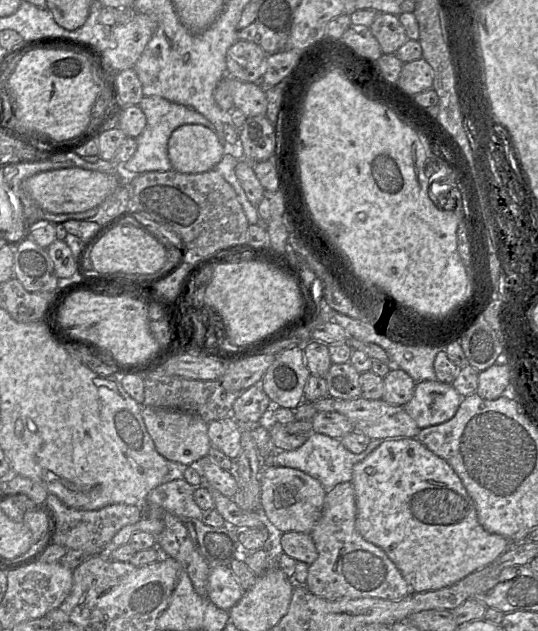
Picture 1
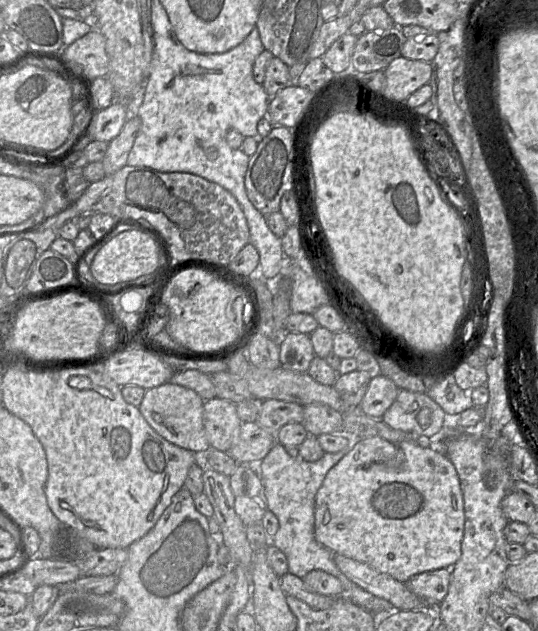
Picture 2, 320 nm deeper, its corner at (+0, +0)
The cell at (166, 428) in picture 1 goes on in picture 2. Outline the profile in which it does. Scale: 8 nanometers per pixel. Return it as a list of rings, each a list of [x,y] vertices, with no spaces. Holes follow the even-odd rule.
[[[167,382],[147,389],[139,405],[139,411],[147,423],[170,443],[192,452],[210,449],[203,423],[204,400],[192,389]]]

